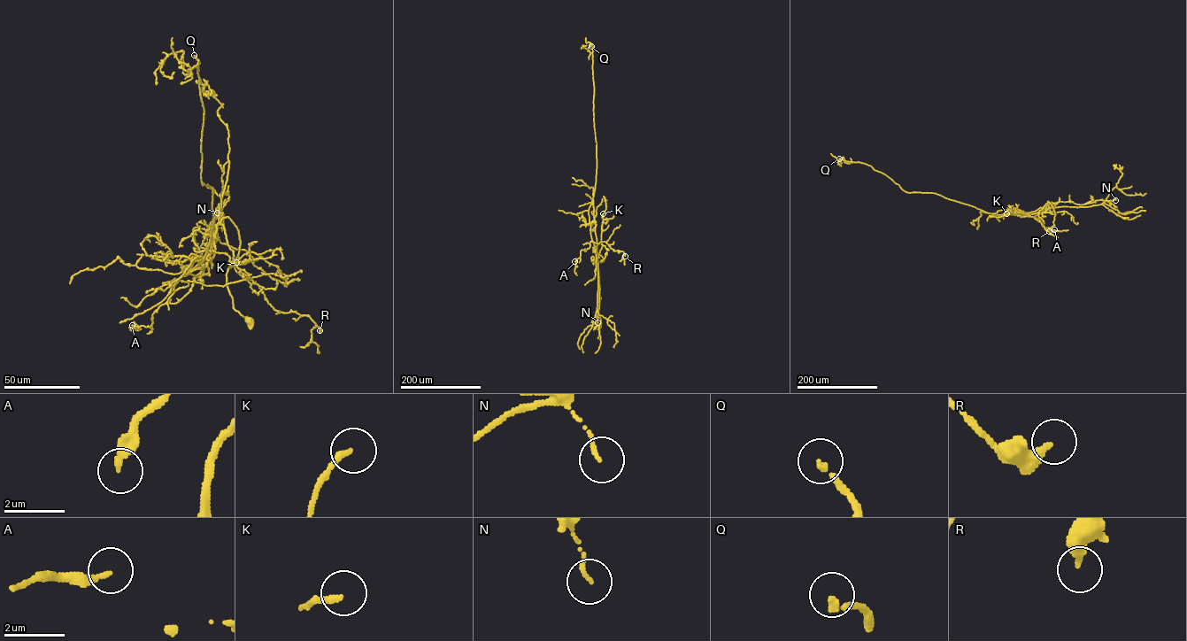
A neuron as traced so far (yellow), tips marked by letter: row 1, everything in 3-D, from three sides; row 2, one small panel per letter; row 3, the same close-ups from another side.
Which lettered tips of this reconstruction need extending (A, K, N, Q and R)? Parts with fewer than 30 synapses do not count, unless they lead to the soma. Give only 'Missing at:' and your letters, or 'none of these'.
Missing at: Q

